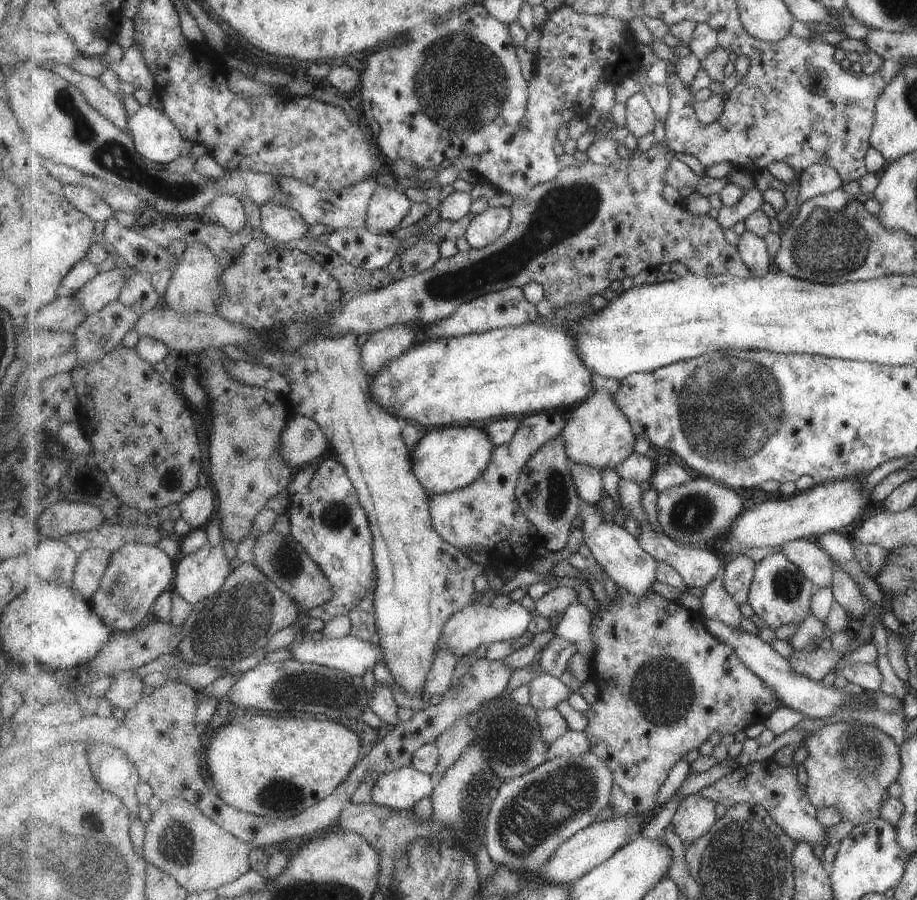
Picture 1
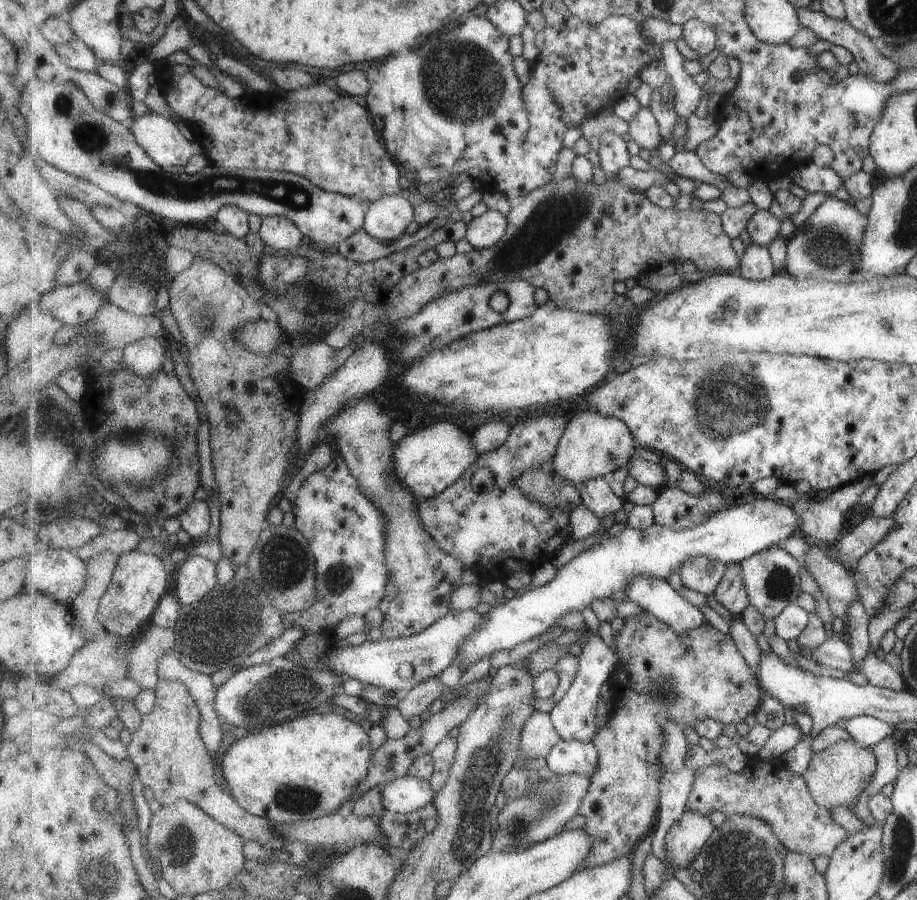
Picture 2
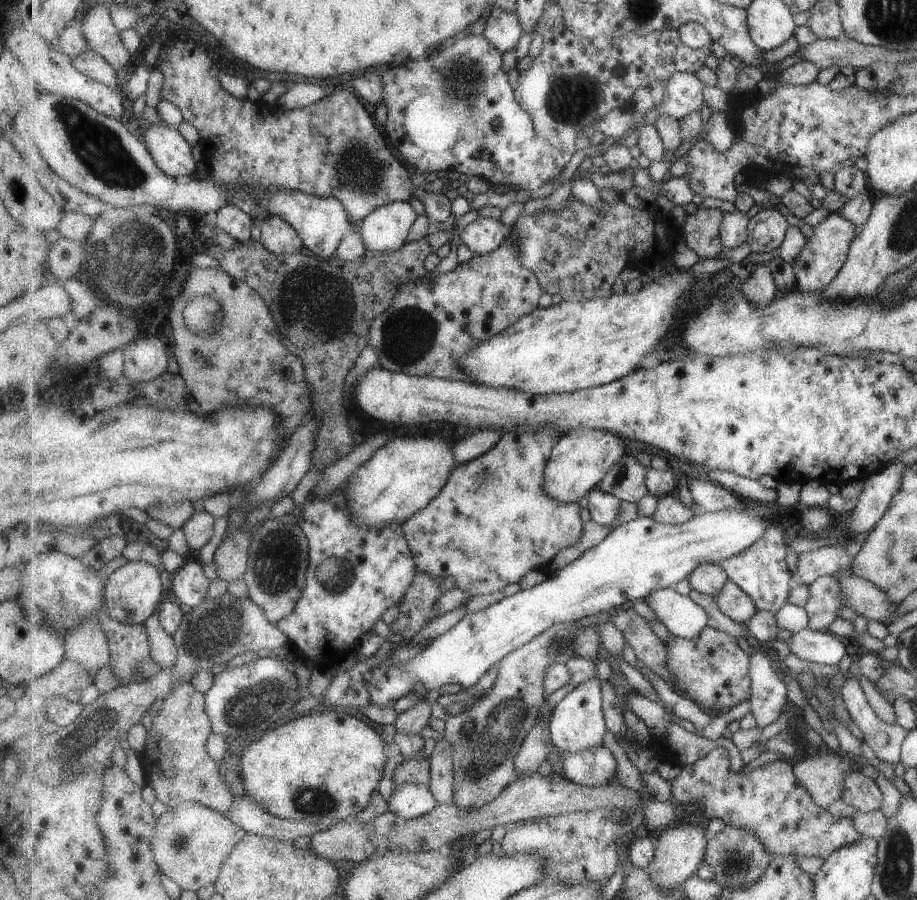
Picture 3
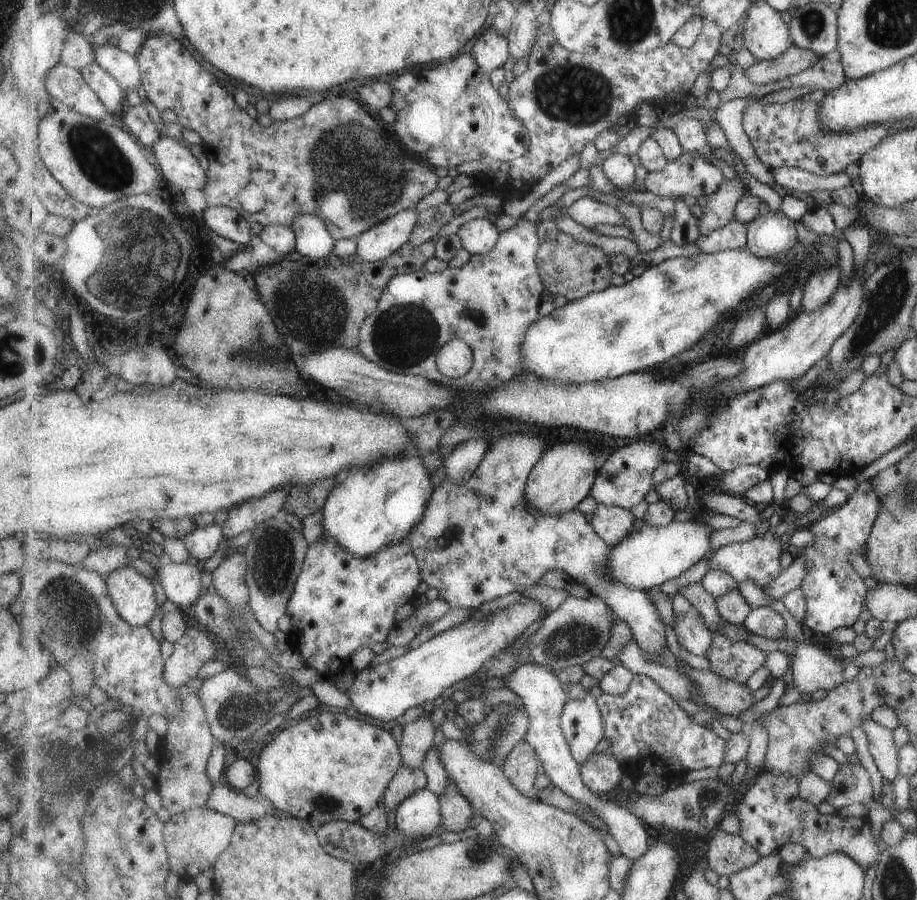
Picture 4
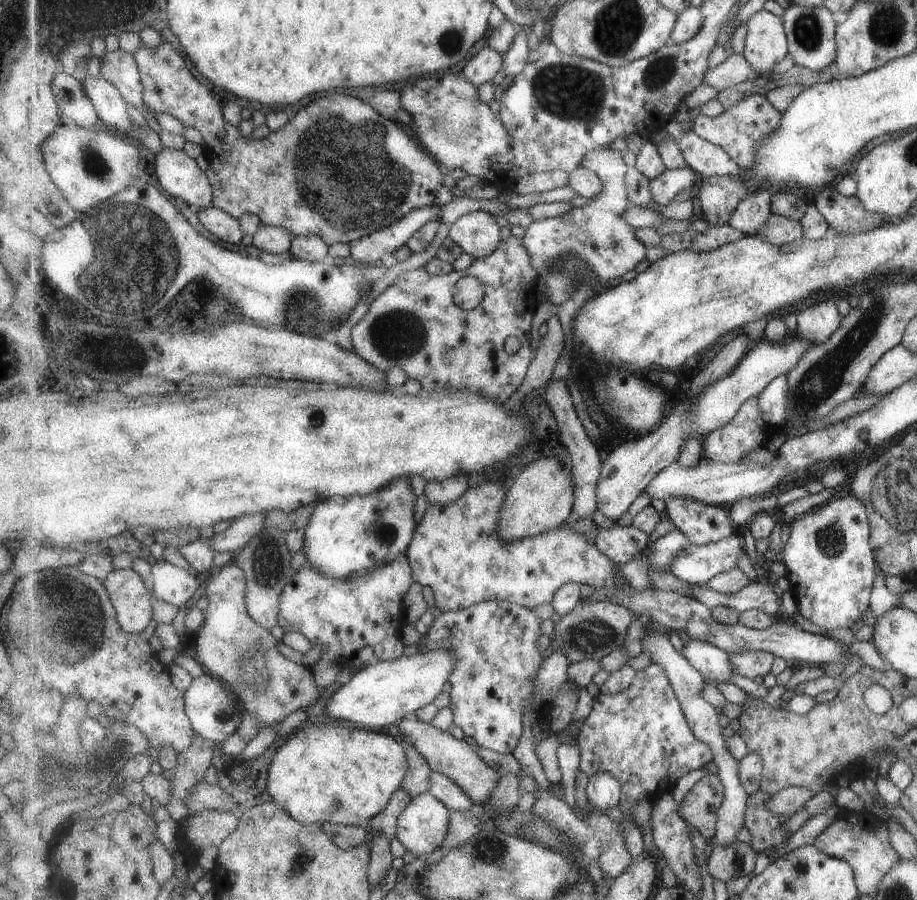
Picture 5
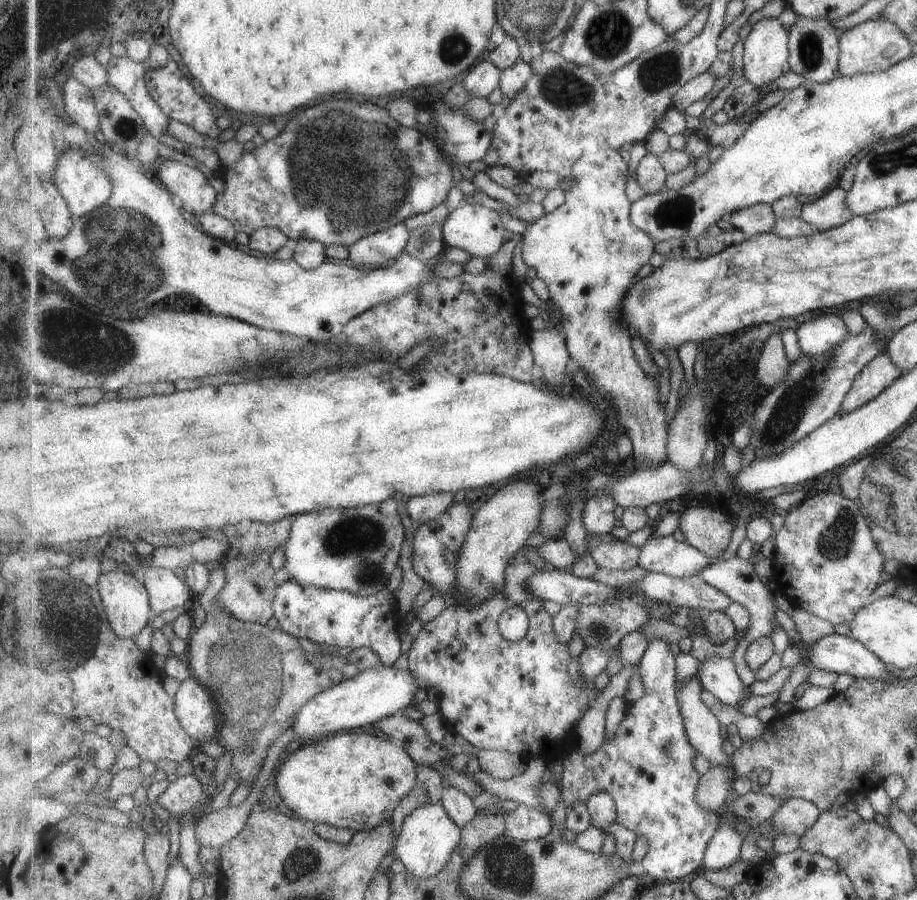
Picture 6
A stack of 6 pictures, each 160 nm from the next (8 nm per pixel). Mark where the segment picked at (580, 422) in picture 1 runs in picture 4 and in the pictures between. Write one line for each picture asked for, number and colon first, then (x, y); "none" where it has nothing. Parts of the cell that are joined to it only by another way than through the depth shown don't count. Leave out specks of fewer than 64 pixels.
2: (594, 445)
3: (583, 457)
4: (564, 477)

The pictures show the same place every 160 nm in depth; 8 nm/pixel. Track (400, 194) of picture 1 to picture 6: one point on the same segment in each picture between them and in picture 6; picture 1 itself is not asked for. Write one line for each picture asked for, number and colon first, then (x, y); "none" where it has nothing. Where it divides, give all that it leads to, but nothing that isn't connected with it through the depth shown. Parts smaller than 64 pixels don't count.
2: (386, 220)
3: (387, 229)
4: (382, 241)
5: (368, 250)
6: (375, 249)

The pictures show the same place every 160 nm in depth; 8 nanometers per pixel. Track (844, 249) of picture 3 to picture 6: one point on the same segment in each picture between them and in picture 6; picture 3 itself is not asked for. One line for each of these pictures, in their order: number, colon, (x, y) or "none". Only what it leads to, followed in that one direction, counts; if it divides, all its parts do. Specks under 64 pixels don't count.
4: (821, 285)
5: (816, 323)
6: (817, 337)

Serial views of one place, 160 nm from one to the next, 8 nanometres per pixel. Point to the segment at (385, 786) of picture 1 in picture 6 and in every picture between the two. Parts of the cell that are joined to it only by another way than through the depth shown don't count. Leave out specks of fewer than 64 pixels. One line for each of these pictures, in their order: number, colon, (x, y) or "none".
2: (407, 794)
3: (411, 801)
4: (419, 816)
5: (423, 826)
6: (428, 839)

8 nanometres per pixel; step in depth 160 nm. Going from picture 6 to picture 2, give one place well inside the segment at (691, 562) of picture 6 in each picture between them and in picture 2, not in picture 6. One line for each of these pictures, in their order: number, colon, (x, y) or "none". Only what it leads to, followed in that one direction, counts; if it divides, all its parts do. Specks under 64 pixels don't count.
2: (772, 577)
3: (762, 571)
4: (759, 560)
5: (698, 564)

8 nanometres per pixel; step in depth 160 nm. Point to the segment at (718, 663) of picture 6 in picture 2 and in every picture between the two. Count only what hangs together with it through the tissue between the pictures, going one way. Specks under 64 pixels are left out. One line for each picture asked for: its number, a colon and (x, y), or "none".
2: (655, 596)
3: (682, 616)
4: (693, 635)
5: (715, 664)

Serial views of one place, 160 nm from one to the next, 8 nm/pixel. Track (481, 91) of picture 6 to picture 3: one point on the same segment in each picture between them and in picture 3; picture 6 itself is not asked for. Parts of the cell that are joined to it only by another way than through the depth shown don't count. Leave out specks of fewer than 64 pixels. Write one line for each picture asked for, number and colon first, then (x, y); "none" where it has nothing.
3: (503, 29)
4: (491, 51)
5: (483, 67)

